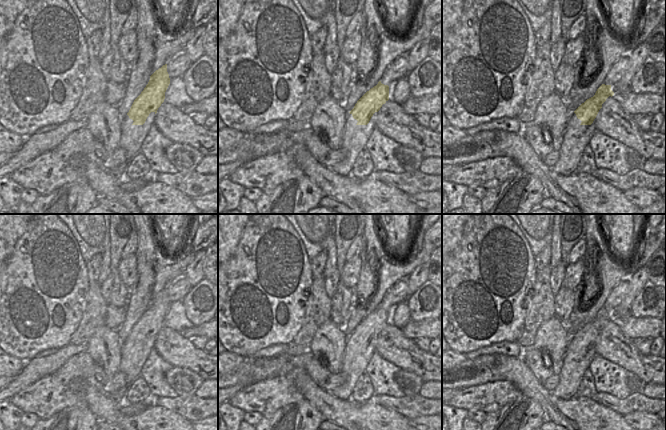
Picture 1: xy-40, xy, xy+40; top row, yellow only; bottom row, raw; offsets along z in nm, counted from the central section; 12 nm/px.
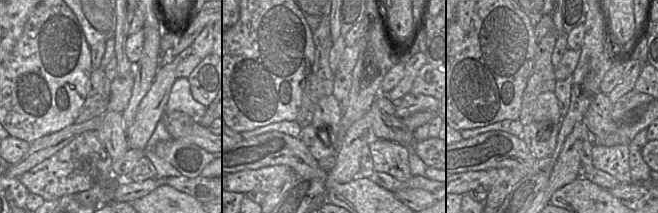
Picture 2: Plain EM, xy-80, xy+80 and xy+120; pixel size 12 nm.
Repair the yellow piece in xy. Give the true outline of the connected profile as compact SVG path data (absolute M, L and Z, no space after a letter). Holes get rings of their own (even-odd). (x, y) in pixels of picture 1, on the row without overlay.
M379 305L347 338L341 370L346 374L346 381L330 392L333 396L341 400L351 398L357 381L366 372L366 367L376 351L378 335L388 324L389 310Z

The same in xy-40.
M165 288L150 300L148 308L134 324L127 339L122 342L119 370L127 376L129 386L138 376L141 376L142 367L149 356L151 349L154 347L158 332L164 326L165 316L169 308L170 302L167 296L167 288Z

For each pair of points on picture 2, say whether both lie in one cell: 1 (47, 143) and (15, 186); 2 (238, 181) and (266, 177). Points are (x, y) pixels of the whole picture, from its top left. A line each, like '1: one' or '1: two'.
1: two
2: one

